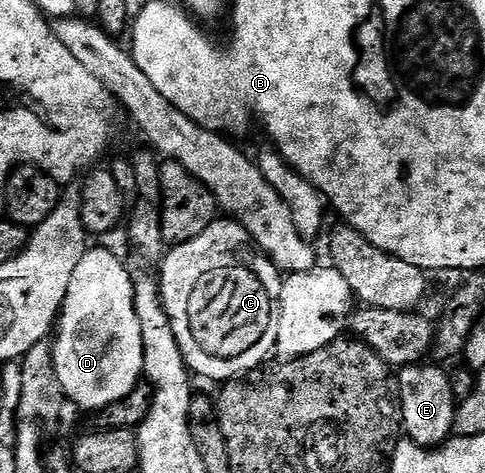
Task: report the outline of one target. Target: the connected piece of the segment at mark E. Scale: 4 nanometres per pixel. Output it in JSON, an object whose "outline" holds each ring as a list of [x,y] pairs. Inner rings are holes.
{"outline":[[[421,364],[407,365],[397,370],[396,396],[402,410],[402,427],[405,436],[426,451],[445,446],[454,433],[456,402],[451,378],[438,369],[422,369]],[[450,437],[450,438],[449,438]]]}

